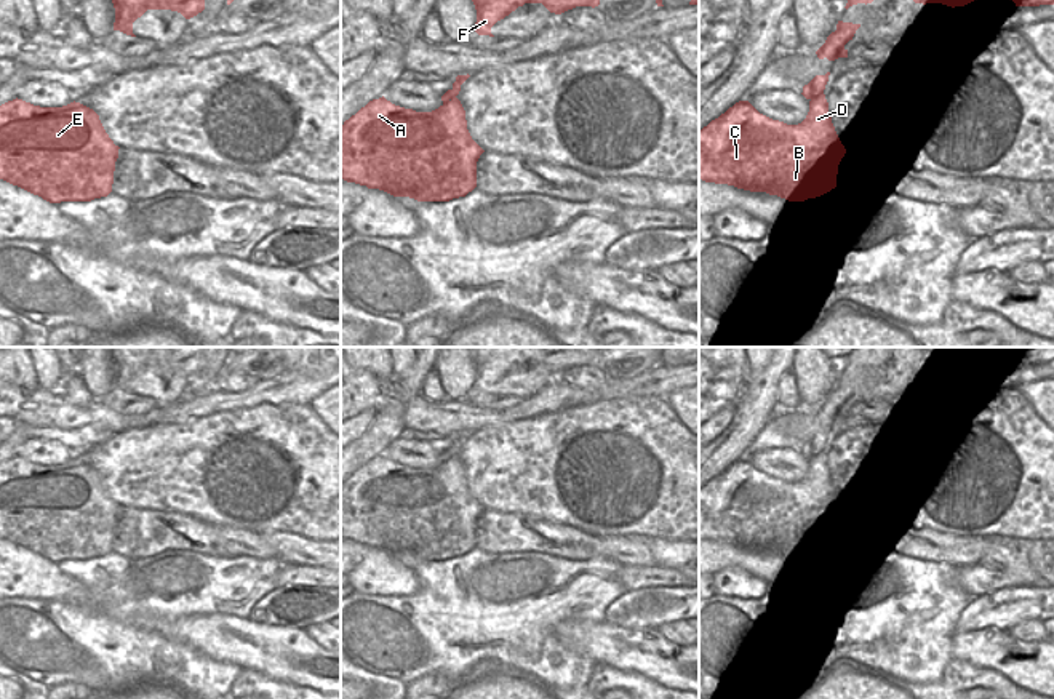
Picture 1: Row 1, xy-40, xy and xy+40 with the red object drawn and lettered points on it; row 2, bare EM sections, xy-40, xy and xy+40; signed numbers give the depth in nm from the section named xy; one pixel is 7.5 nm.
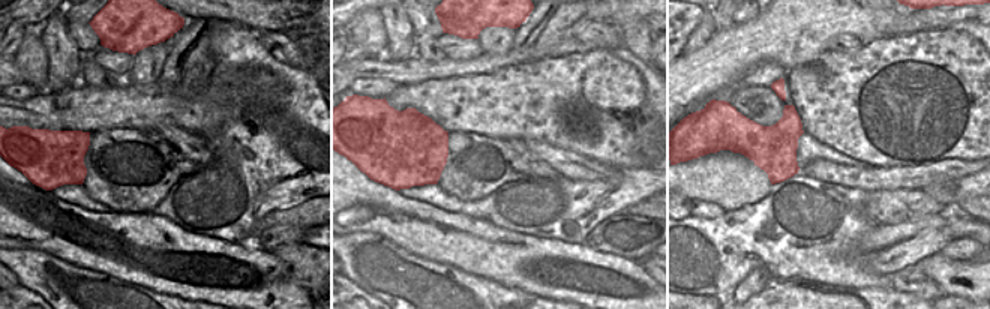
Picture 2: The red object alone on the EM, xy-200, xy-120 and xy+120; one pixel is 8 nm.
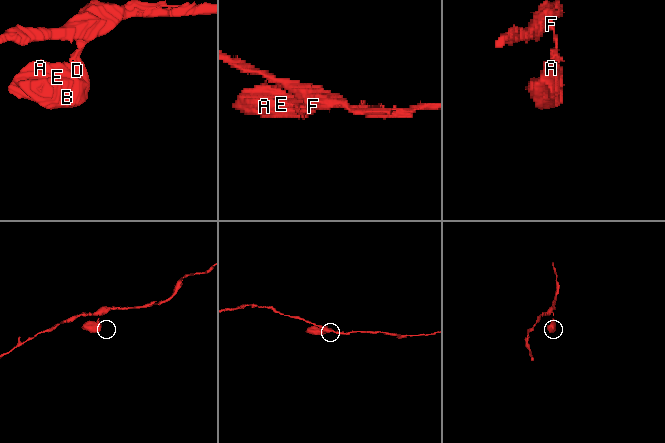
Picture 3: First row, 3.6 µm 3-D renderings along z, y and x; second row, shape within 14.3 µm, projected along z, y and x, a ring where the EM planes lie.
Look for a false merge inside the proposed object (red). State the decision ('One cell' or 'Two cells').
One cell.

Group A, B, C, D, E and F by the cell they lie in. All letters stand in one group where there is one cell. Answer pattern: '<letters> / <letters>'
A B C D E F

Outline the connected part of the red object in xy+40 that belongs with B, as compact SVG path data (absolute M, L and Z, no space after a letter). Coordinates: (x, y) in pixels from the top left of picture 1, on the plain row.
M816 433L803 445L809 470L798 483L773 478L739 459L699 488L699 537L789 560L835 547L846 507L824 453L828 433Z

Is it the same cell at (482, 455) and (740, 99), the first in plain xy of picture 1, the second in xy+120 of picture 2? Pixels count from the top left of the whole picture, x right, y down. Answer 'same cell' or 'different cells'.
different cells

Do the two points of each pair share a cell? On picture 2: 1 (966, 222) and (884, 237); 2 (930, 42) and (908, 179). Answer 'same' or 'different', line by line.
1: same
2: different

